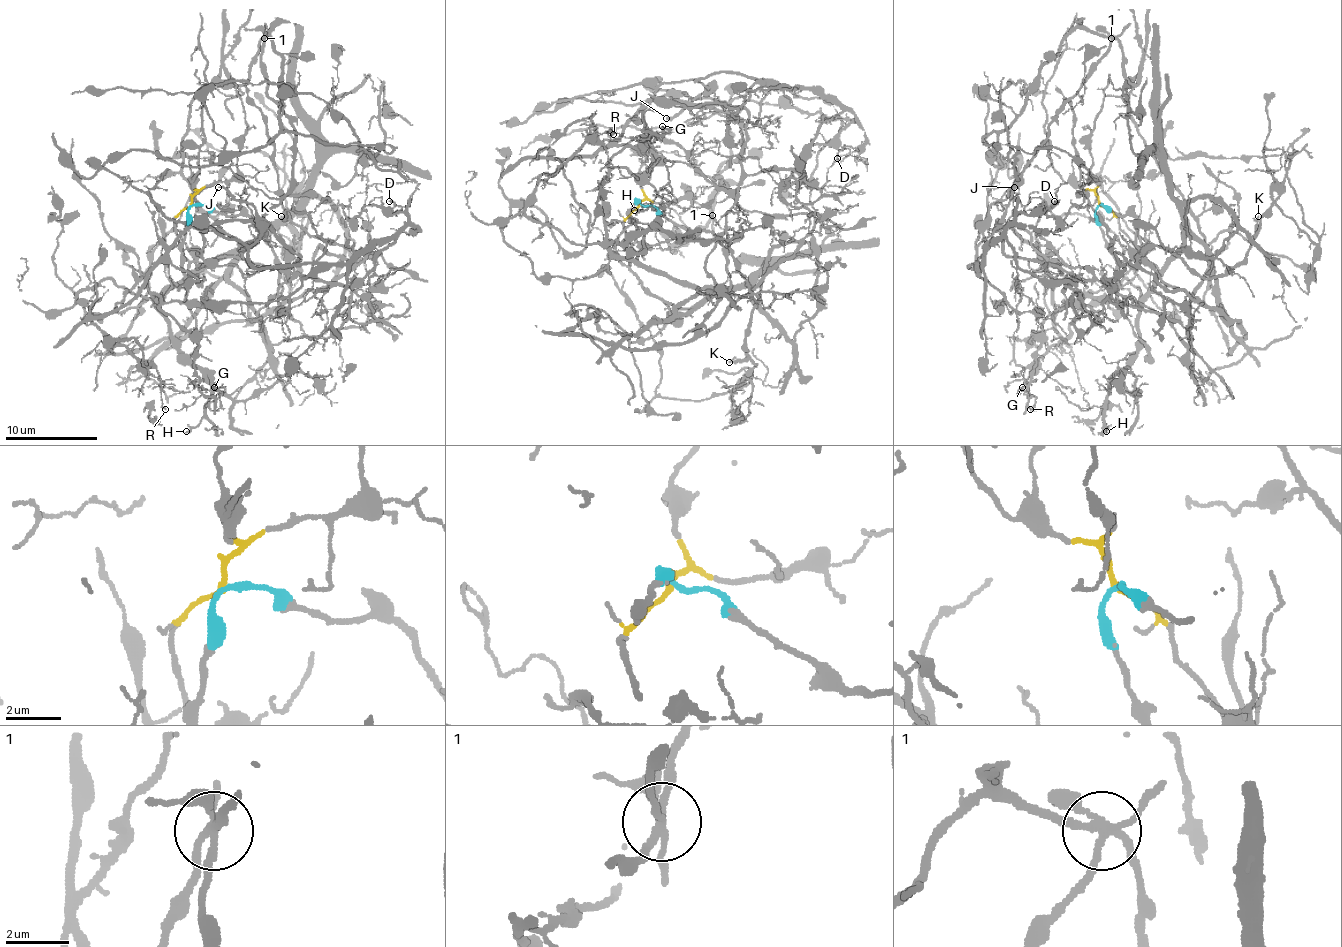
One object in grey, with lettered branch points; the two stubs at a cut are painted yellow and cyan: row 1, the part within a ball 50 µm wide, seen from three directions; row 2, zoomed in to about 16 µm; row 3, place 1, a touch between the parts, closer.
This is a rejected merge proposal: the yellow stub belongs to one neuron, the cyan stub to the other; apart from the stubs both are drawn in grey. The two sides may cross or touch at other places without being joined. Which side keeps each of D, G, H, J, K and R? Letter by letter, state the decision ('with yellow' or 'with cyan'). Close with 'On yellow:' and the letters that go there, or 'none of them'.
D: with yellow
G: with yellow
H: with yellow
J: with yellow
K: with cyan
R: with yellow
On yellow: D, G, H, J, R

